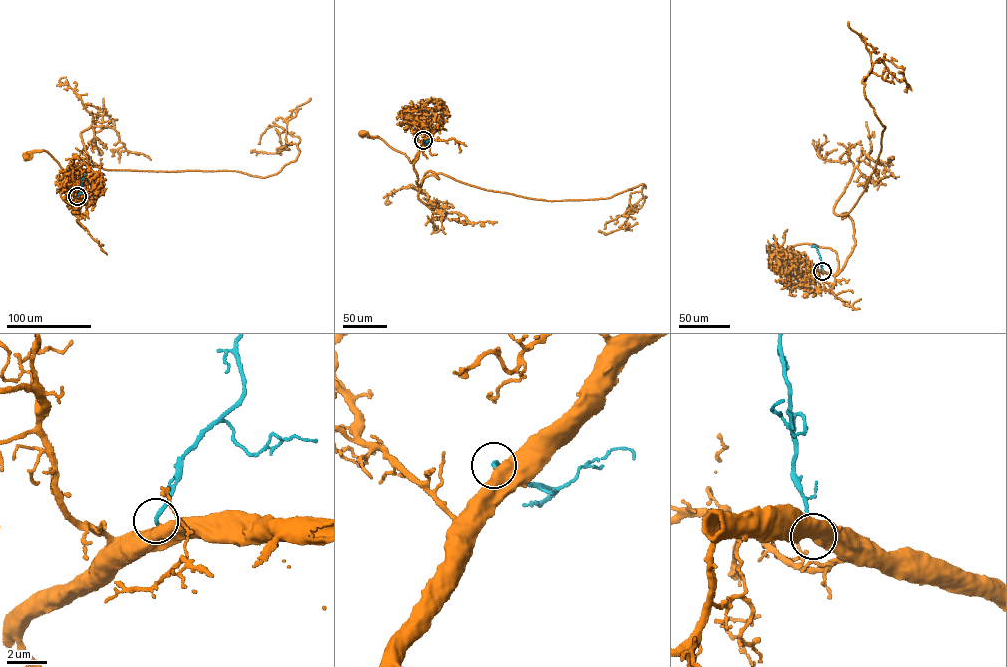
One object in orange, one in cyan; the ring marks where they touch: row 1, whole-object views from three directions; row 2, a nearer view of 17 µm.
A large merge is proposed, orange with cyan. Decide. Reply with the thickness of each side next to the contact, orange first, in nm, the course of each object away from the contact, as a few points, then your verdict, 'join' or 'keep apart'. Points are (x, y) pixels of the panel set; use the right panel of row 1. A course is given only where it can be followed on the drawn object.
550/190 nm | orange via (822, 271), (836, 274), (837, 253), (813, 244), (793, 246), (791, 264) | cyan via (822, 271), (817, 248), (811, 246) | join

